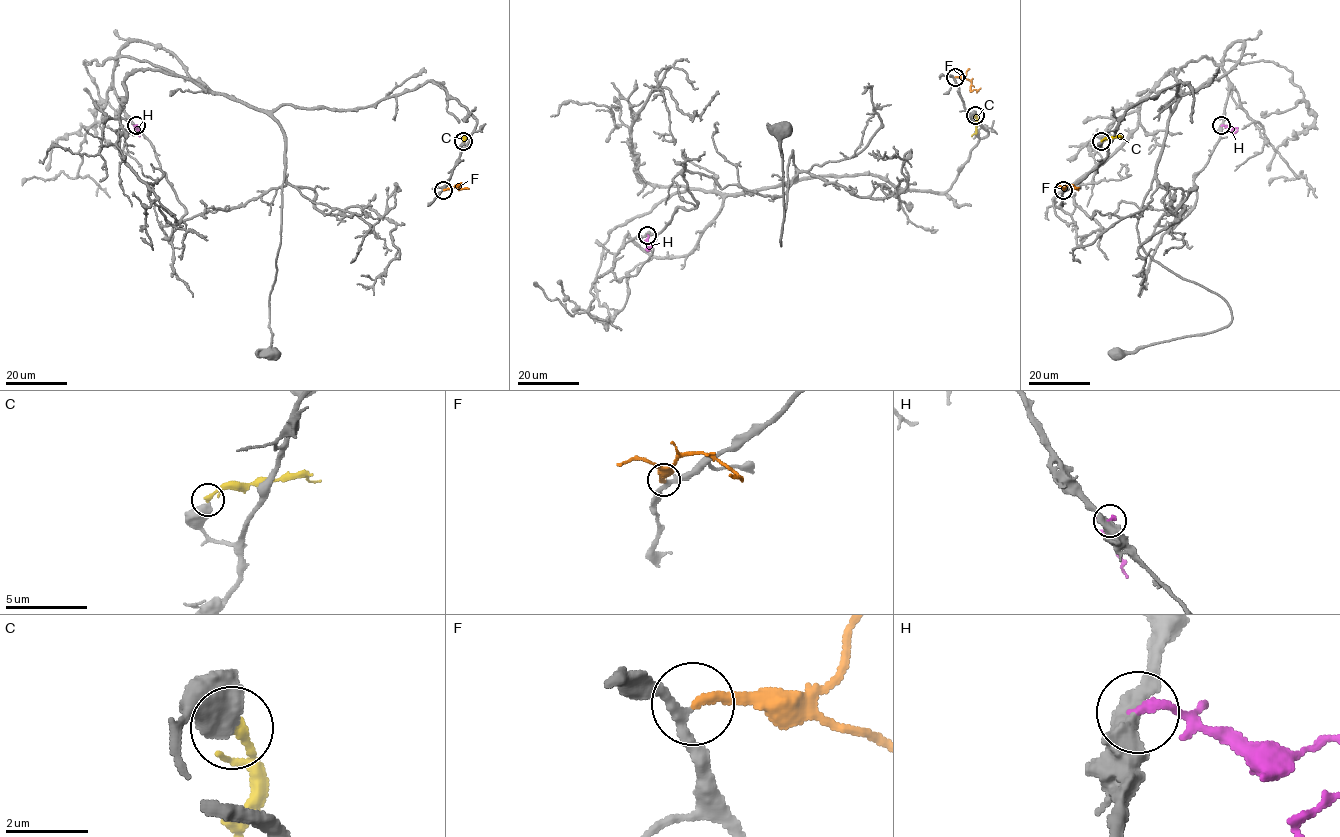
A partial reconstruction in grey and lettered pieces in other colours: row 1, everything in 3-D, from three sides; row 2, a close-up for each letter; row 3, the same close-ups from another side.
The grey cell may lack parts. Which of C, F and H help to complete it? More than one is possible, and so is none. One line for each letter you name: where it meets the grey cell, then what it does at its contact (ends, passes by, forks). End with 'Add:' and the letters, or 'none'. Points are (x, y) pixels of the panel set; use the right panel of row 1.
F: meets grey at (1063, 190); it ends there
Add: F

